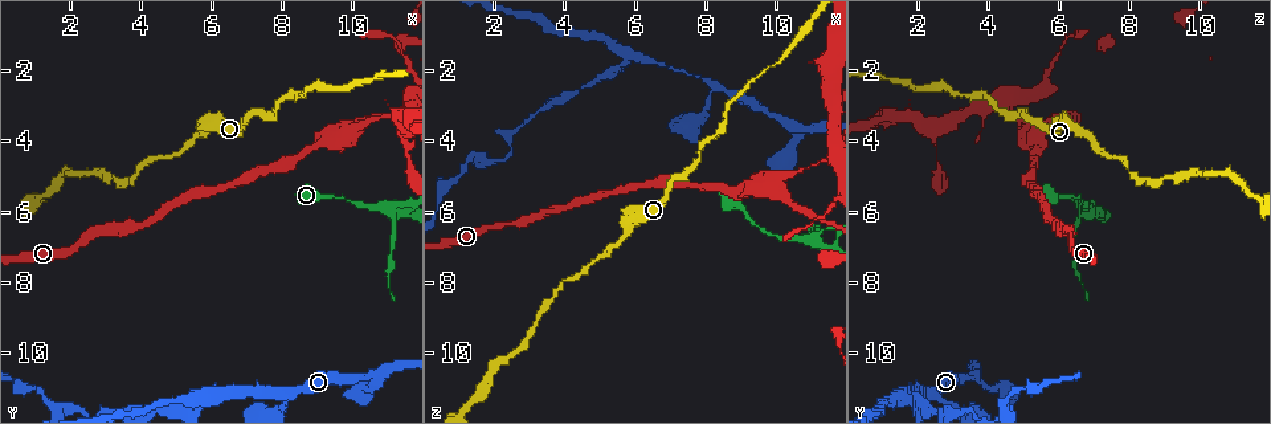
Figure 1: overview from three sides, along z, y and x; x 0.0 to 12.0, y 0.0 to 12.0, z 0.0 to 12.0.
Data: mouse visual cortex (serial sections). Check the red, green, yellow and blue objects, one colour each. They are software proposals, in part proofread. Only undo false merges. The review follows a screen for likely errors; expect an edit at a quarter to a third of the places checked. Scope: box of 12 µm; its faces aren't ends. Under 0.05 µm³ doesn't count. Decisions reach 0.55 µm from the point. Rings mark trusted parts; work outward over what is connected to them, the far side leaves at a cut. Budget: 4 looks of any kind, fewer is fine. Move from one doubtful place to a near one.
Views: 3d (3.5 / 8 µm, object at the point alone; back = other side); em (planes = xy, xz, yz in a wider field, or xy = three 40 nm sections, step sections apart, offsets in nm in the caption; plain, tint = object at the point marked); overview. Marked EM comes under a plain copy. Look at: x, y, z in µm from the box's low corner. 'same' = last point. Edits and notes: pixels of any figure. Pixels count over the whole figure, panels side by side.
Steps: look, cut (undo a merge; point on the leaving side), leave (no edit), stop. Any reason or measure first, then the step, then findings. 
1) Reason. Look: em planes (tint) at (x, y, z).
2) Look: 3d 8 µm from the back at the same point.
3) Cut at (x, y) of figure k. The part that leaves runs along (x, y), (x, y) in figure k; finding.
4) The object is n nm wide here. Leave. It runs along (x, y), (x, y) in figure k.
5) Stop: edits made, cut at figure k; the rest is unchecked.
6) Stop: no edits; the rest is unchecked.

A fork. Look: 3d 8 µm at (5.9, 11.2, 1.7).

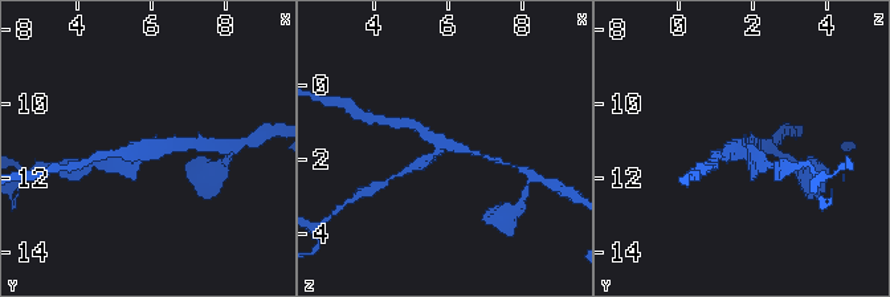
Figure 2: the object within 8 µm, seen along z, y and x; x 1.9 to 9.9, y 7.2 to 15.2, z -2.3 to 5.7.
Look: em planes (tint) at (5.9, 11.2, 1.6).

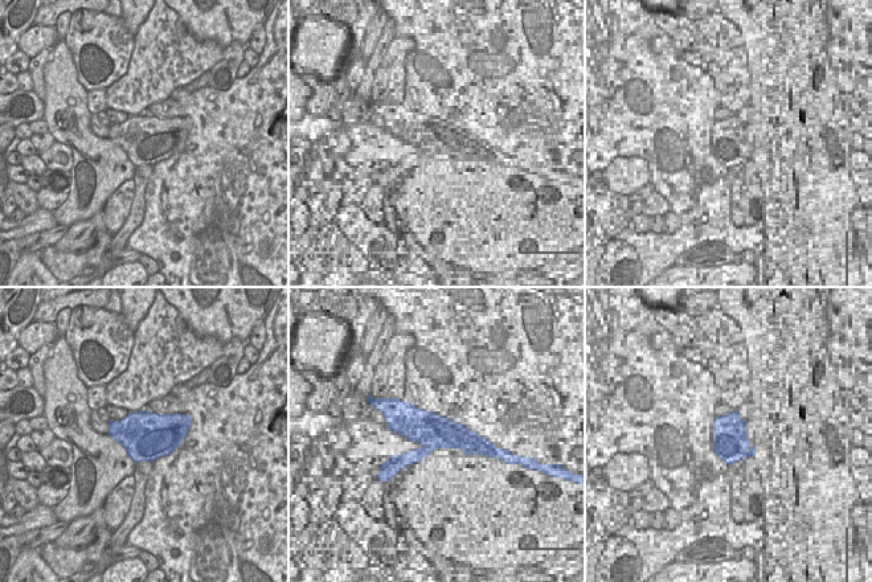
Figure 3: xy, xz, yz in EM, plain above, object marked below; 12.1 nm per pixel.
The arms are 200, 300, 300 nm wide. Cut at (417, 165) of figure 2. The part that leaves runs along (435, 154), (427, 162), (388, 180) in figure 2; two cells meet here.

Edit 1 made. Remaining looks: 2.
Abrupt turn. Look: 3d 3.5 µm at (11.1, 5.9, 6.8).

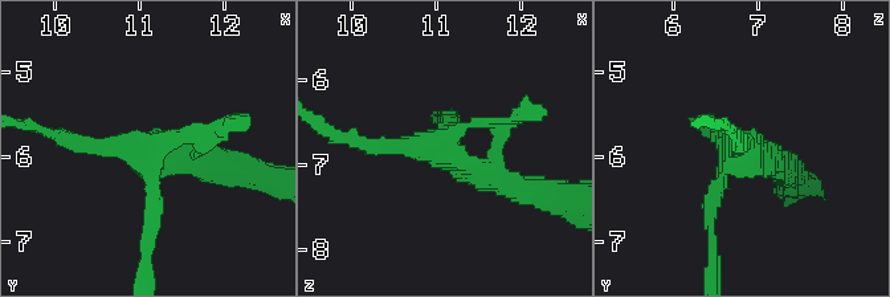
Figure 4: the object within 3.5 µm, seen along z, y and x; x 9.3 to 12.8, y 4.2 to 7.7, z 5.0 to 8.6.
Now the EM. Look: em xy step 5 (tint) at (11.10, 5.95, 6.80).

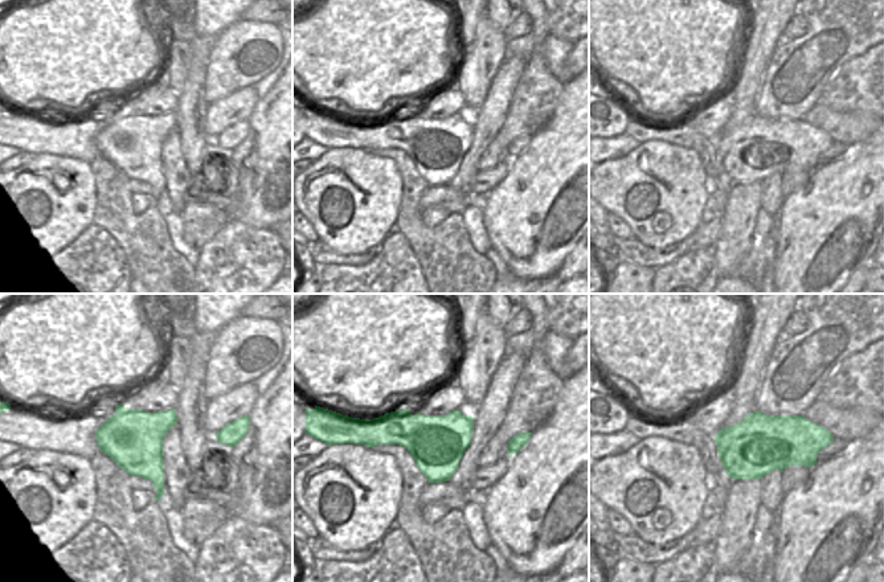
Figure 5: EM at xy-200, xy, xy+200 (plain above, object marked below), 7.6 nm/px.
Cut at (148, 215) of figure 4. The part that leaves runs along (152, 175), (145, 277) in figure 4; a second cell is stuck on.

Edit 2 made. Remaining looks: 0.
Stop: edits made, cut at figure 2, cut at figure 4; the rest is unchecked.

